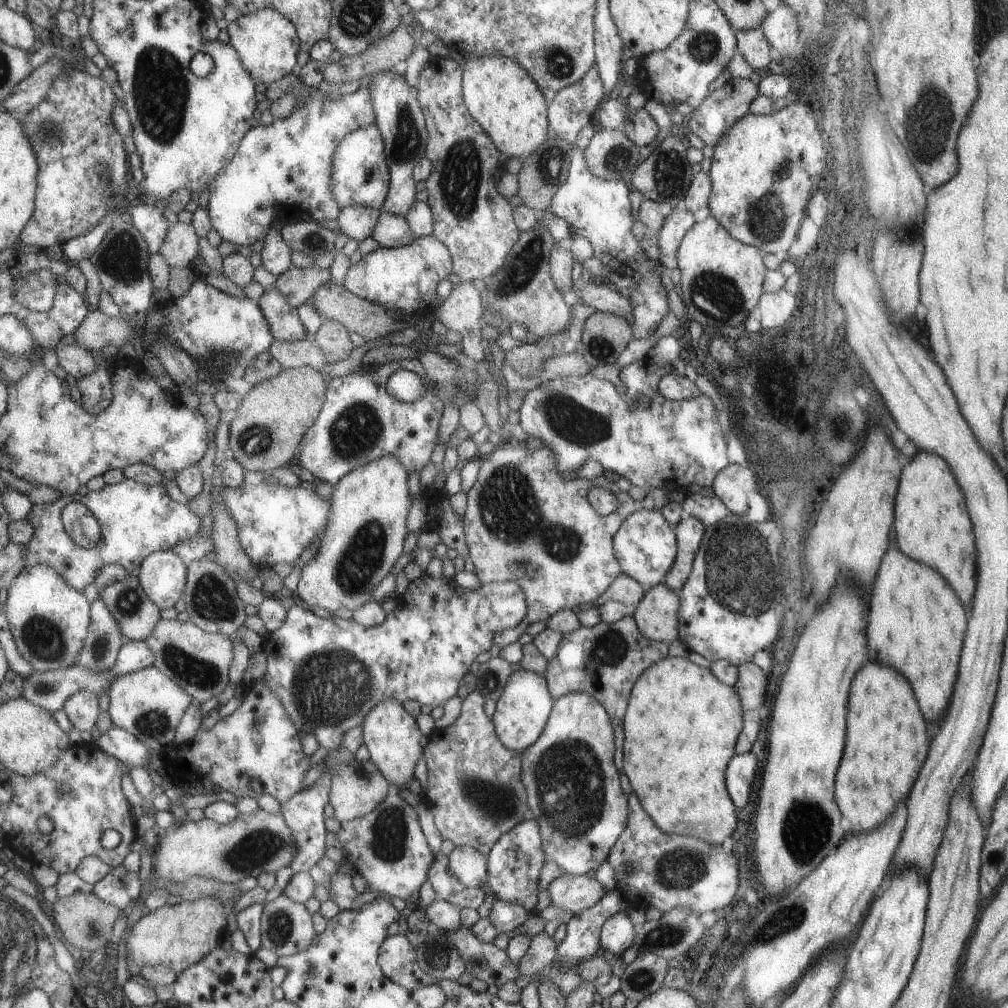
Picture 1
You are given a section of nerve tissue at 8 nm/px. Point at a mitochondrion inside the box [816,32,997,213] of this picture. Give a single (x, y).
(933, 113)

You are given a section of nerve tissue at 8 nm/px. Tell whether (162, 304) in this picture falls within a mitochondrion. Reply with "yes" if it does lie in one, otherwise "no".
no

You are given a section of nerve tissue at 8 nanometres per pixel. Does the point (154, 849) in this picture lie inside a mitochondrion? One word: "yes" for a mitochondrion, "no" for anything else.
no

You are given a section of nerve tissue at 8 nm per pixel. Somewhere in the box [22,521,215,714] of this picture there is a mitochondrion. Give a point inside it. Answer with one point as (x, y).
(128, 605)

